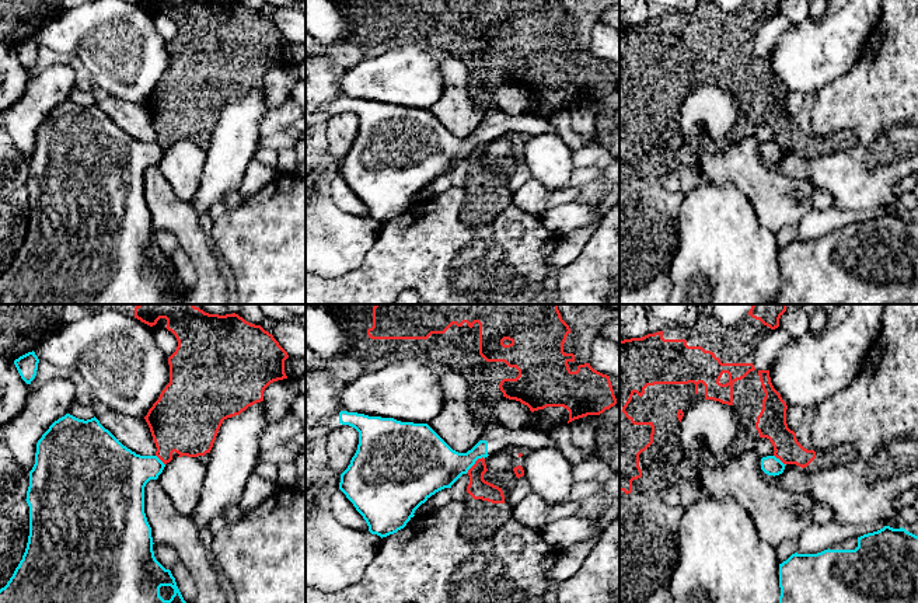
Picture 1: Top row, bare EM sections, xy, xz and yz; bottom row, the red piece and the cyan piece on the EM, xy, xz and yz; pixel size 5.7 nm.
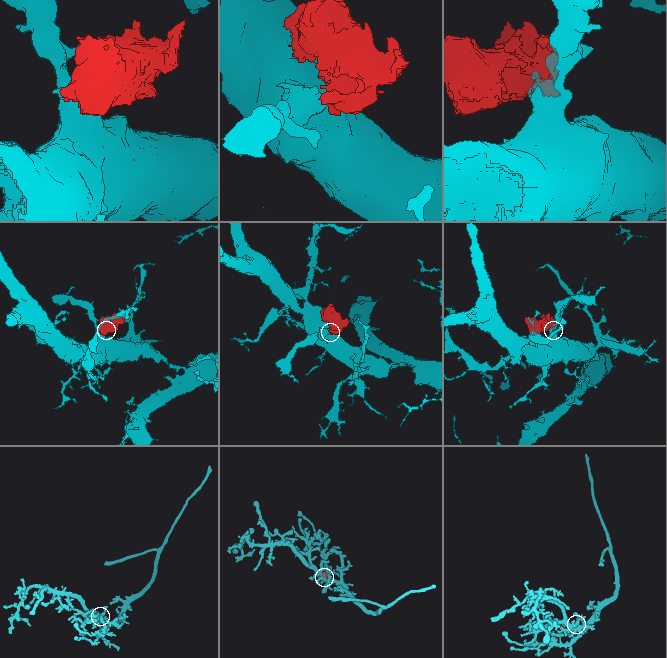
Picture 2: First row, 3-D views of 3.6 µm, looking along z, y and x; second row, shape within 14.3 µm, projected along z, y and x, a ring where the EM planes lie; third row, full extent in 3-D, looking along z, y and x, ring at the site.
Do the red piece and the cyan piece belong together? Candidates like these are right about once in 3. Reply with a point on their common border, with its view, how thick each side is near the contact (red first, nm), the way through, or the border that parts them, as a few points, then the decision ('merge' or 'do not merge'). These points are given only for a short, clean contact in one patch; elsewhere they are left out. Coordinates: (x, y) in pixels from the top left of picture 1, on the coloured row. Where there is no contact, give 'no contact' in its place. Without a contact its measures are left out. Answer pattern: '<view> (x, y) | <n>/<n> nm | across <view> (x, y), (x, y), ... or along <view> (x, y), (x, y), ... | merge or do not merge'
xz (475, 463) | 120/300 nm | along xz (484, 457), (480, 457), (466, 473) | do not merge

